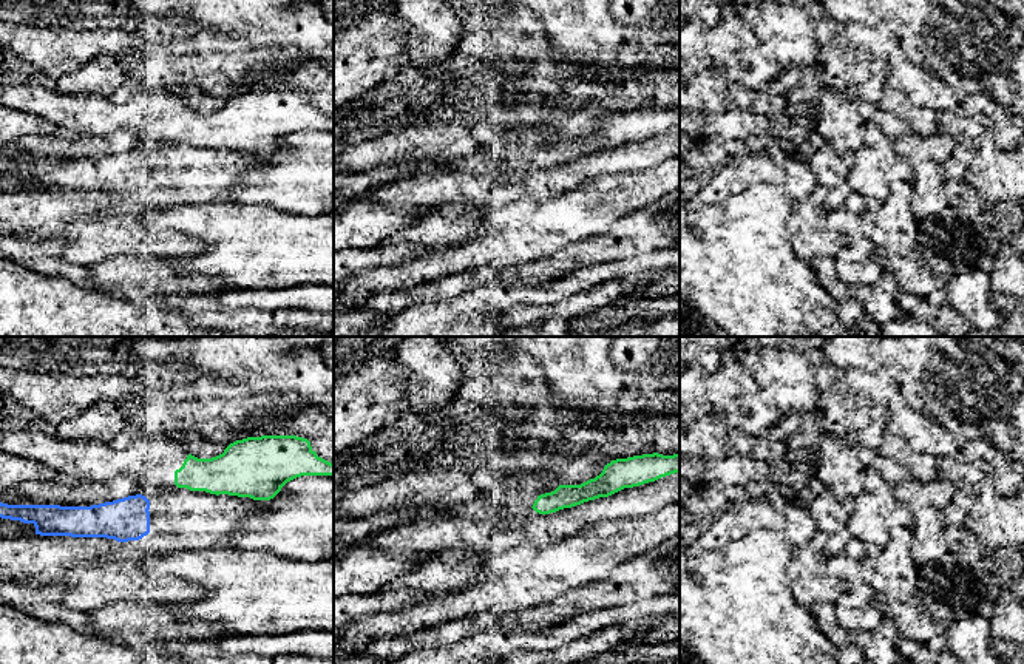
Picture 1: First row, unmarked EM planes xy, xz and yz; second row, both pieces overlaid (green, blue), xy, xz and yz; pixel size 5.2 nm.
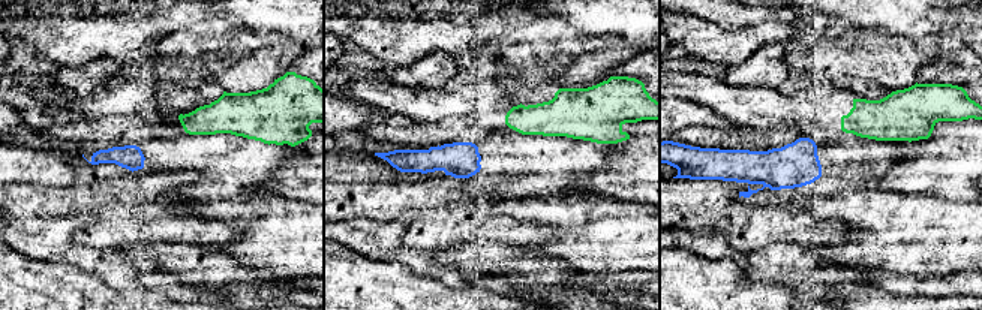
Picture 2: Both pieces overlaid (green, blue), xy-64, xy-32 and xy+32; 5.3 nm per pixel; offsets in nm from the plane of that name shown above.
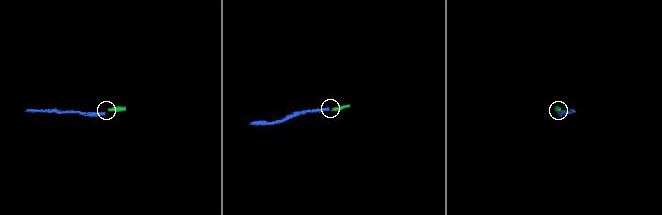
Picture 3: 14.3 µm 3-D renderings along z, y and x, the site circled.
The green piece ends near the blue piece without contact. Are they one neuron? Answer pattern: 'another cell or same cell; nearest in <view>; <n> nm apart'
another cell; nearest in xy; 160 nm apart

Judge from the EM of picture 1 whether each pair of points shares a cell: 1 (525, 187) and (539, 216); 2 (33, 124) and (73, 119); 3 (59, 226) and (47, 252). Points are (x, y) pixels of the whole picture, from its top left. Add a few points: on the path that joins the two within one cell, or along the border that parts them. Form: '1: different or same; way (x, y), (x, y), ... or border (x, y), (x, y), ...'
1: different; border (567, 192), (544, 199), (516, 199), (496, 210)
2: different; border (16, 108), (44, 118), (57, 130)
3: different; border (17, 235), (61, 238), (67, 244)

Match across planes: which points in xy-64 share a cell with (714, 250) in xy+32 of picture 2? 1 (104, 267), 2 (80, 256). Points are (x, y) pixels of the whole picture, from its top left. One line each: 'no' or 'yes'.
1: yes
2: yes

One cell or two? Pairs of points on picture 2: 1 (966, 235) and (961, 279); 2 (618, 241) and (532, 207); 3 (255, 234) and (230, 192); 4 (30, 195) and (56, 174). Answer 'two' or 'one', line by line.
1: two
2: one
3: two
4: two

